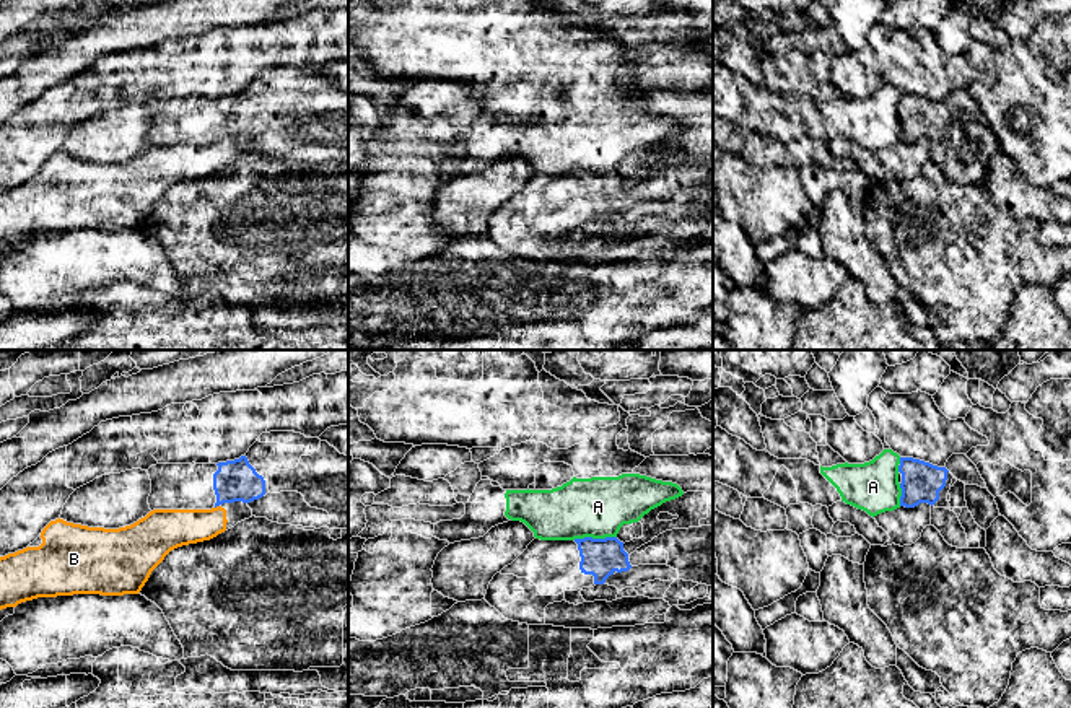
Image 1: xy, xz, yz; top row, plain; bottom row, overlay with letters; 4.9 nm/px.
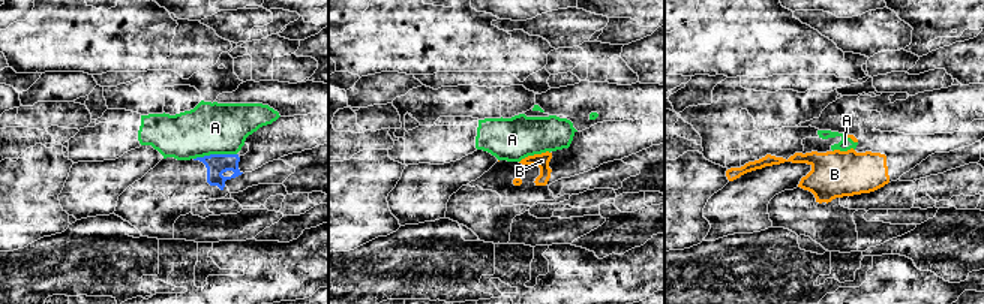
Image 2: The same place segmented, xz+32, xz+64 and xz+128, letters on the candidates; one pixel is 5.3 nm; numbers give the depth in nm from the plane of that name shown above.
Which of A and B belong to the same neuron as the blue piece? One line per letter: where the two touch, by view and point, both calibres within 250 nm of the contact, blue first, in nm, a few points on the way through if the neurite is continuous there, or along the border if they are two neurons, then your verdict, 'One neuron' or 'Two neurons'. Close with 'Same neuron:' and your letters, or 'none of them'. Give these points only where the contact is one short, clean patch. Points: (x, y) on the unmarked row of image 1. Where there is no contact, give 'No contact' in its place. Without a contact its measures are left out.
A: Touches blue at xz (594, 174). Thickness 190 nm (blue) against 300 nm. Boundary: xz (616, 171), (573, 174). Two neurons
B: Touches blue at xy (217, 140). Thickness 200 nm (blue) against 190 nm. Boundary: xy (218, 140), (215, 144). Two neurons
Same neuron: none of them

